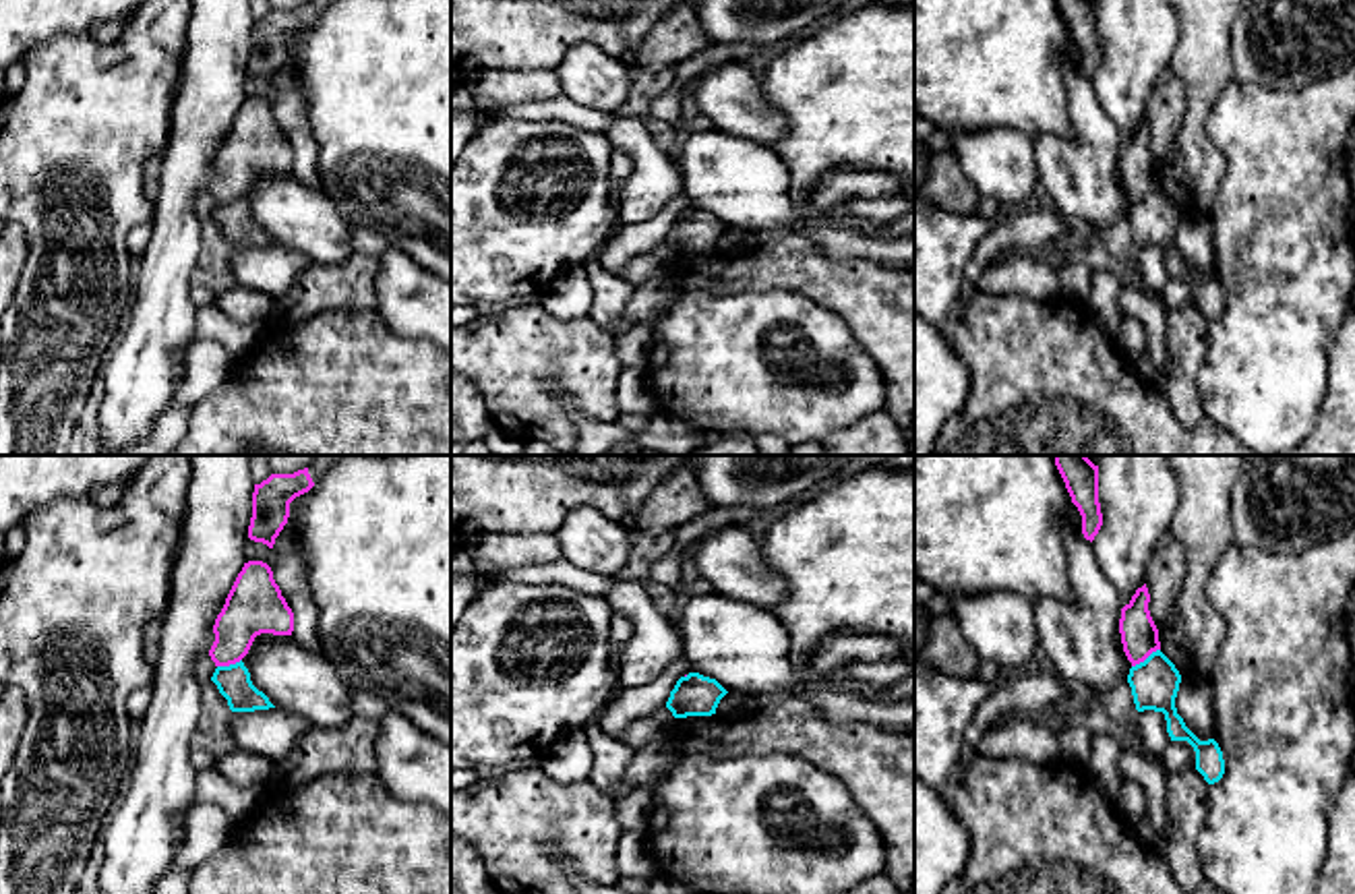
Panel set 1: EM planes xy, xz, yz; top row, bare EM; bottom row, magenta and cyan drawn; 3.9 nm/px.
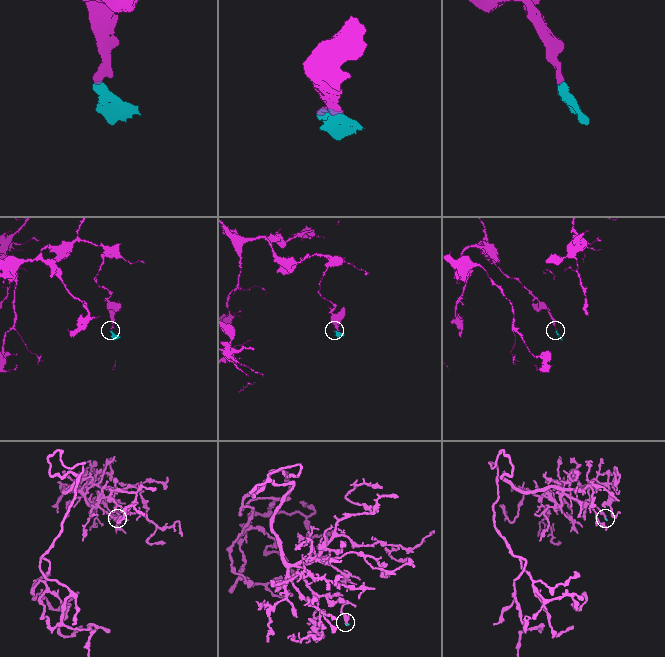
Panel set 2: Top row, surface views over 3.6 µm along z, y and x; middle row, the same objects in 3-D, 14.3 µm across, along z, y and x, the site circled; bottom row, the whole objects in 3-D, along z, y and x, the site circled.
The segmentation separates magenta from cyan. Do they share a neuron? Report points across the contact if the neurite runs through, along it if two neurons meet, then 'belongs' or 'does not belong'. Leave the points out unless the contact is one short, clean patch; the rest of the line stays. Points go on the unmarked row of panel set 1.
along yz (1159, 185), (1132, 203) | does not belong

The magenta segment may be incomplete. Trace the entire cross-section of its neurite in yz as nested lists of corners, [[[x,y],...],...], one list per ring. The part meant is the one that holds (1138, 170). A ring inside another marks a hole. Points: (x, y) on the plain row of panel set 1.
[[[1144,120],[1121,145],[1119,170],[1123,188],[1132,203],[1144,199],[1152,188],[1161,186],[1158,166],[1150,153],[1148,139],[1150,130]]]

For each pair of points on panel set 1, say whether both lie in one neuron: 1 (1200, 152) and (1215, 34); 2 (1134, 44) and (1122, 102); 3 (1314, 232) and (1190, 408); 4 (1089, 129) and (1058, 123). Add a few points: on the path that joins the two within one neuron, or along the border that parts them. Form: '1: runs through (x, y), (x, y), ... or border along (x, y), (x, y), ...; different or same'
1: runs through (1196, 123), (1205, 63); same
2: runs through (1134, 58), (1124, 87); same
3: border along (1209, 348), (1198, 371), (1198, 402), (1205, 416); different
4: border along (1066, 75), (1066, 114), (1072, 133), (1033, 139); different

